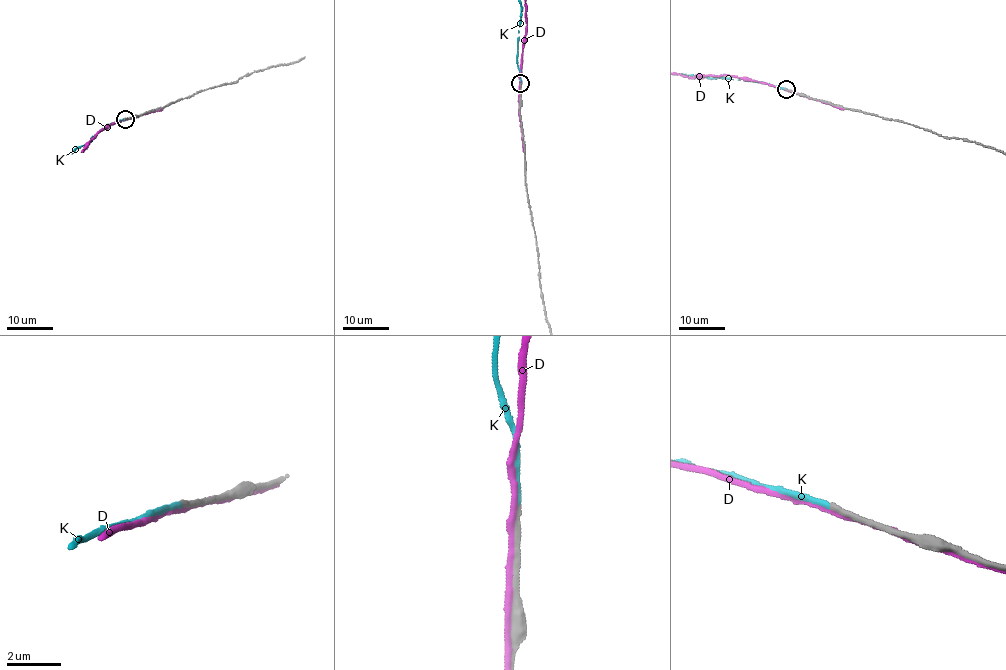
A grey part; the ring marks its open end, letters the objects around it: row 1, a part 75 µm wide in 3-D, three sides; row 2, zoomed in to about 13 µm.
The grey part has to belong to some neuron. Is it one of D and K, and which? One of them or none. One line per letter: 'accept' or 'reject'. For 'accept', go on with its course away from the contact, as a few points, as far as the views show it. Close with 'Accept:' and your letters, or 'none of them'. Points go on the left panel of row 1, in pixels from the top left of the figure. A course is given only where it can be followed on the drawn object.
D: reject
K: accept
Accept: K

